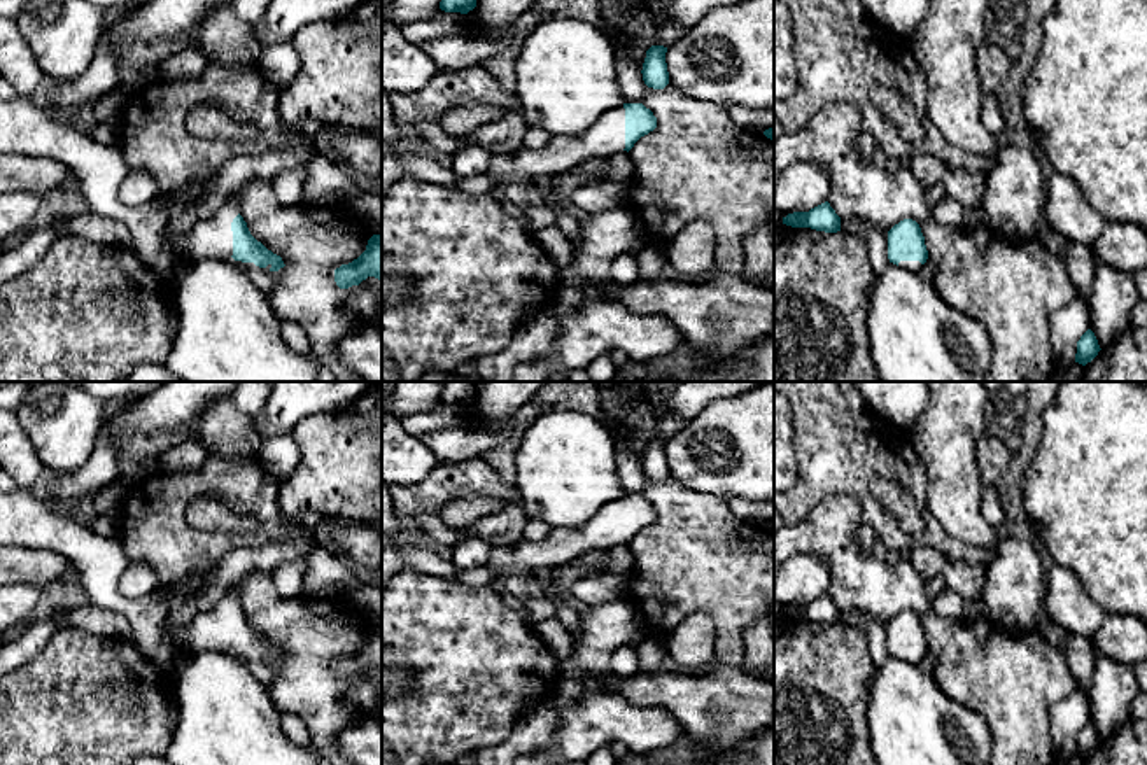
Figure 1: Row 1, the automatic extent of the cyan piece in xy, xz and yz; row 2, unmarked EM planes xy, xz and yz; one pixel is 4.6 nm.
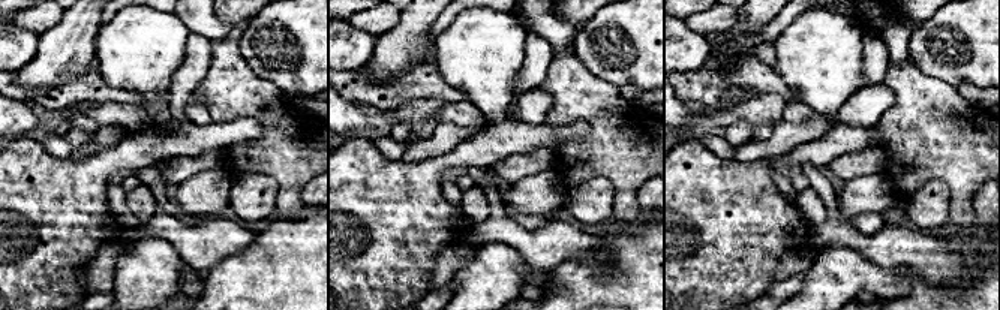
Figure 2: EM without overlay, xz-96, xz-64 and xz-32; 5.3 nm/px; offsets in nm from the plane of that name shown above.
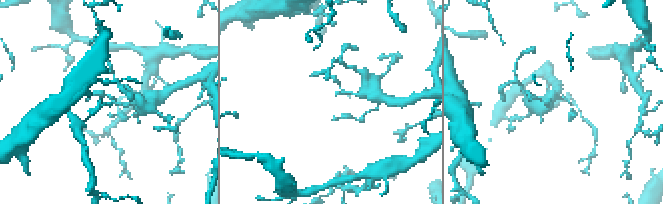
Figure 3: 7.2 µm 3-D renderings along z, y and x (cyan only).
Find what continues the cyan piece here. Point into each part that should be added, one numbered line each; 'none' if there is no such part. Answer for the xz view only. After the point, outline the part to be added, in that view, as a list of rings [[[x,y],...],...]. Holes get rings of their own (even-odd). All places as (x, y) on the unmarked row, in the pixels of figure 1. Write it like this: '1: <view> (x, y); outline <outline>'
1: xz (606, 529); outline [[[622,497],[606,504],[580,529],[553,529],[543,543],[520,539],[511,546],[511,569],[529,576],[532,569],[564,565],[583,553],[604,551],[623,541],[625,501]]]

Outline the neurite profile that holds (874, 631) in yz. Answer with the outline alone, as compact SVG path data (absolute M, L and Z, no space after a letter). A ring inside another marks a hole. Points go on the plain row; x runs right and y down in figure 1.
M841 609L841 623L858 628L870 646L870 656L876 667L881 667L888 651L888 627L879 620L867 616L860 609Z

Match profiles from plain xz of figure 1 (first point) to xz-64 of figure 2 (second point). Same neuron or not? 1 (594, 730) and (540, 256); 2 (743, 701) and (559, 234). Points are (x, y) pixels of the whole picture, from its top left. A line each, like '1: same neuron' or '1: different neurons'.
1: different neurons
2: same neuron

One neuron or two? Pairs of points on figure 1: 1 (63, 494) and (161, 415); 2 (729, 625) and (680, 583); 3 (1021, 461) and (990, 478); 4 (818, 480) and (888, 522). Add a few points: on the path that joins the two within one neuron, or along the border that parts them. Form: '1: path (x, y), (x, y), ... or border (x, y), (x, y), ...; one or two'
1: path (90, 471), (105, 456), (107, 443), (135, 417); one
2: path (720, 613), (692, 585); one
3: border (1013, 456), (1006, 471); two
4: path (836, 480), (848, 480), (871, 505); one

